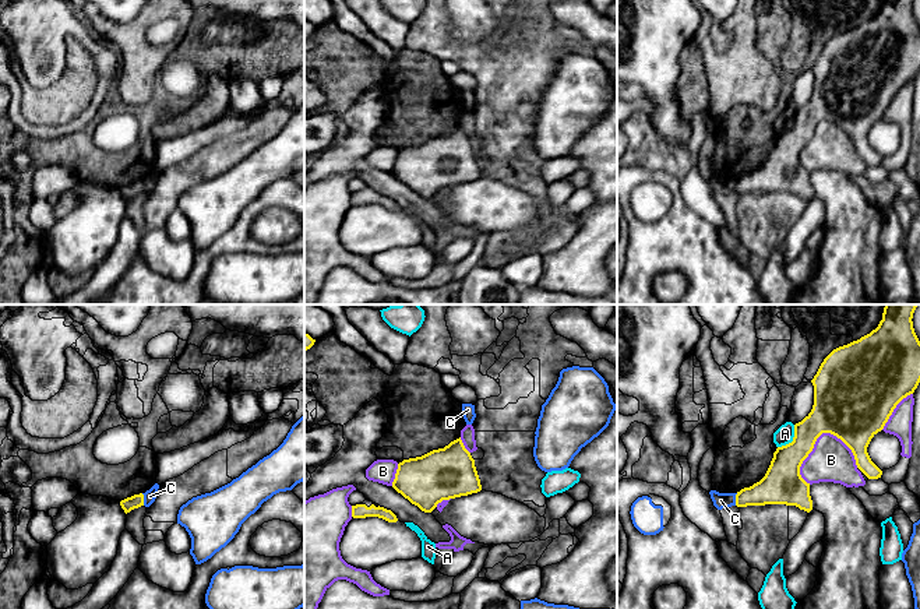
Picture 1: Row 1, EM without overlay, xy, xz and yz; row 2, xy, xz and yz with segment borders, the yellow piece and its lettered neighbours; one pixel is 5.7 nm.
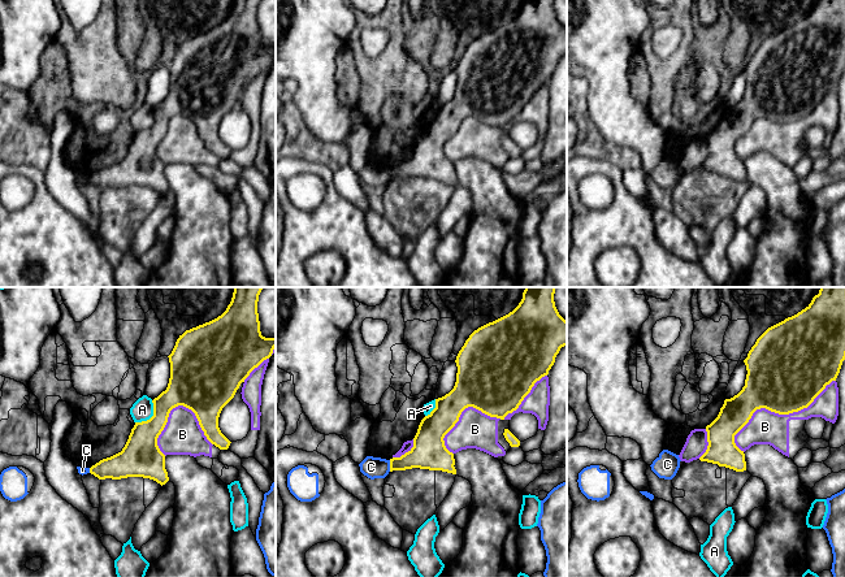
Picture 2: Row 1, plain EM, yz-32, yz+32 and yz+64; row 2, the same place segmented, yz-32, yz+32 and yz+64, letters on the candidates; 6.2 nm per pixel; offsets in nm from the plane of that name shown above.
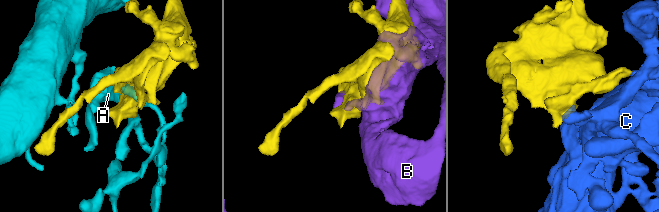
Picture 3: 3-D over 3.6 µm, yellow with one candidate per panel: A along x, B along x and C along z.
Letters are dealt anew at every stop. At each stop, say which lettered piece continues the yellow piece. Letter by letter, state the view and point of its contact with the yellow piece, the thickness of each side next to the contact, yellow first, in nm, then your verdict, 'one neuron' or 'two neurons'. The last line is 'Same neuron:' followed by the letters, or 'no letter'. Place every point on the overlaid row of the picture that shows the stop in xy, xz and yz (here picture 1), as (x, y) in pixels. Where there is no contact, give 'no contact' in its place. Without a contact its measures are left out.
A: contact yz (793, 440); calibres 220 and 100 nm; two neurons
B: contact yz (824, 432); calibres 460 and 240 nm; two neurons
C: contact xy (143, 499); calibres 80 and 70 nm; two neurons
Same neuron: no letter

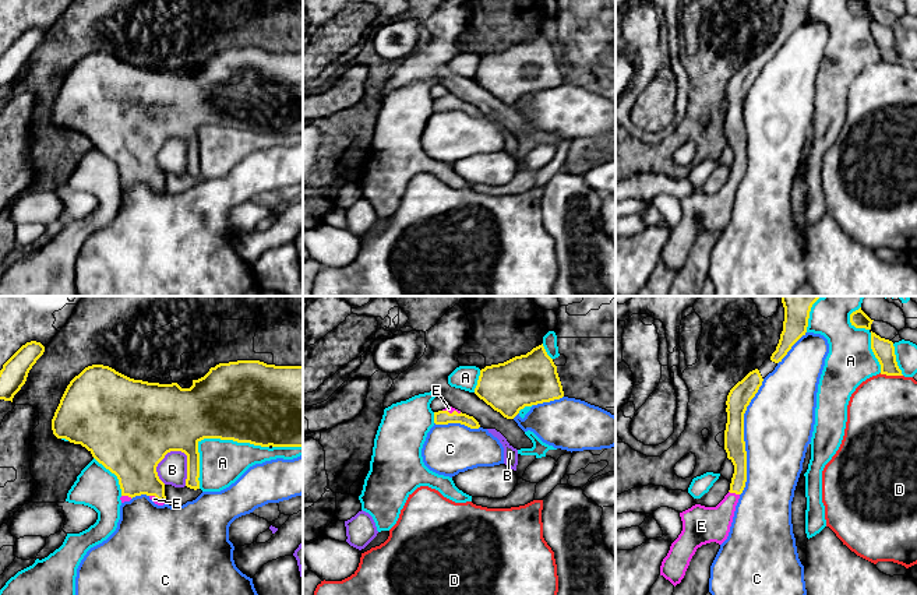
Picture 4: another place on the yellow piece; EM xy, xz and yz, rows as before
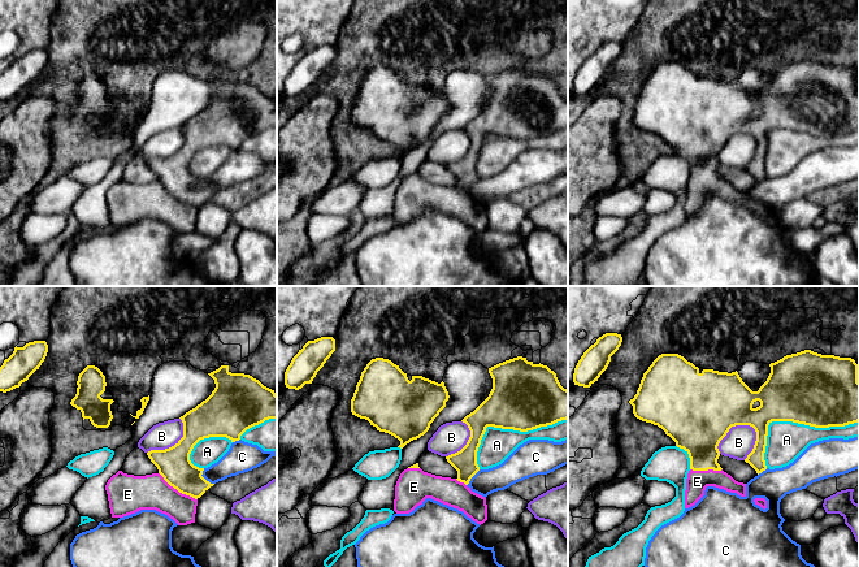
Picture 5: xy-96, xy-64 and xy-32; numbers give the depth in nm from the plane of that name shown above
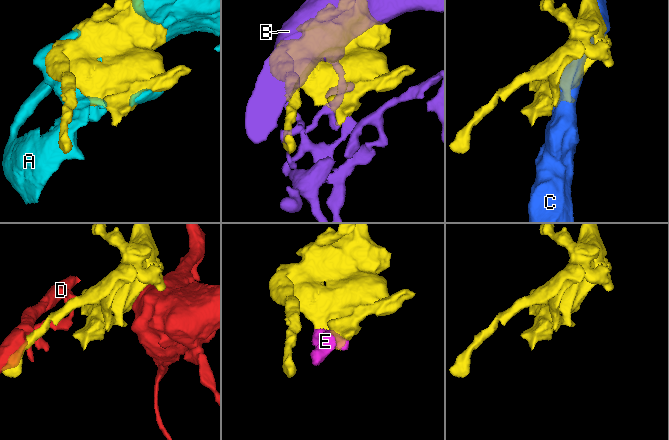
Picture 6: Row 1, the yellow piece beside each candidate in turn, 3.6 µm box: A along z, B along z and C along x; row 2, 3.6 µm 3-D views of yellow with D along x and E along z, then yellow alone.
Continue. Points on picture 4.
A: contact xy (211, 437); calibres 440 and 260 nm; two neurons
B: contact xy (187, 463); calibres 360 and 170 nm; two neurons
C: contact yz (743, 437); calibres 140 and 400 nm; two neurons
D: contact yz (891, 375); calibres 120 and 400 nm; two neurons
E: contact yz (734, 492); calibres 110 and 200 nm; one neuron
Same neuron: E

